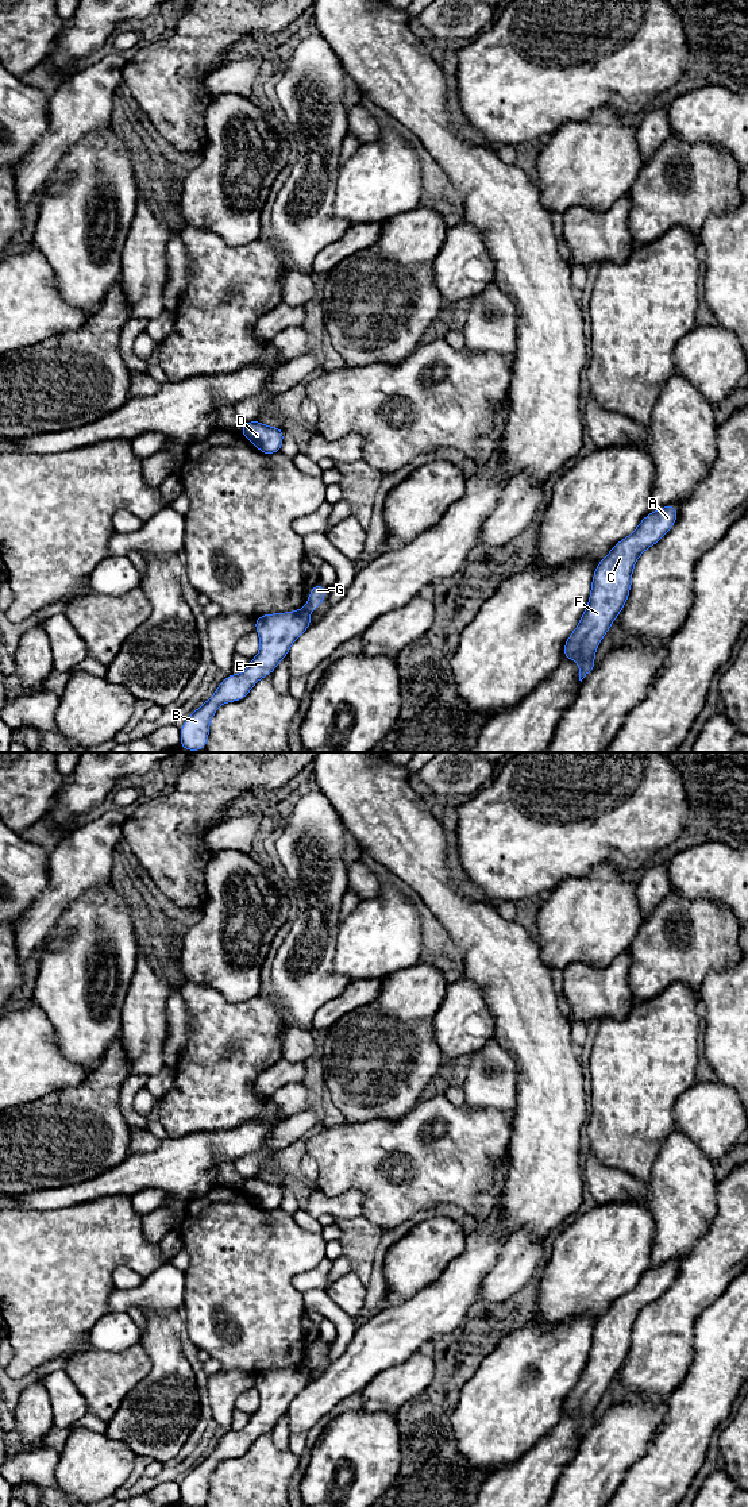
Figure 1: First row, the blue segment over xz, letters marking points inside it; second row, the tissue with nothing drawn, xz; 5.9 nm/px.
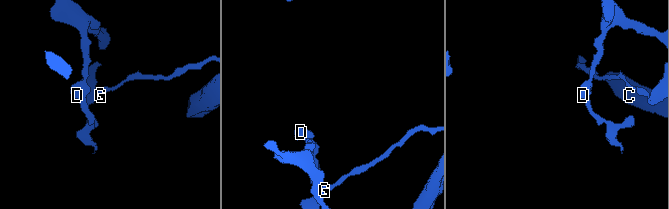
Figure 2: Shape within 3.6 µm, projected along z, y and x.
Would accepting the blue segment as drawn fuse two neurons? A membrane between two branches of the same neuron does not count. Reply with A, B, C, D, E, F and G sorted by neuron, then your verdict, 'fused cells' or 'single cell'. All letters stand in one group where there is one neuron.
groups A C F G / B D E; fused cells

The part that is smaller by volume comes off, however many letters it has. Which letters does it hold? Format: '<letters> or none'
A, C, F, G

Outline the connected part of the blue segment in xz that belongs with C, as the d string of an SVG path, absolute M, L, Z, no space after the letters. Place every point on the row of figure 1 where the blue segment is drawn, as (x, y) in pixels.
M672 504L648 513L637 528L597 563L587 608L563 645L563 658L579 666L579 681L595 668L594 656L604 636L626 604L632 573L640 555L655 546L678 520Z

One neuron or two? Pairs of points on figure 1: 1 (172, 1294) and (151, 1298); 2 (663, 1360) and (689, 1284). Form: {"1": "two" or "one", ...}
{"1": "one", "2": "one"}

